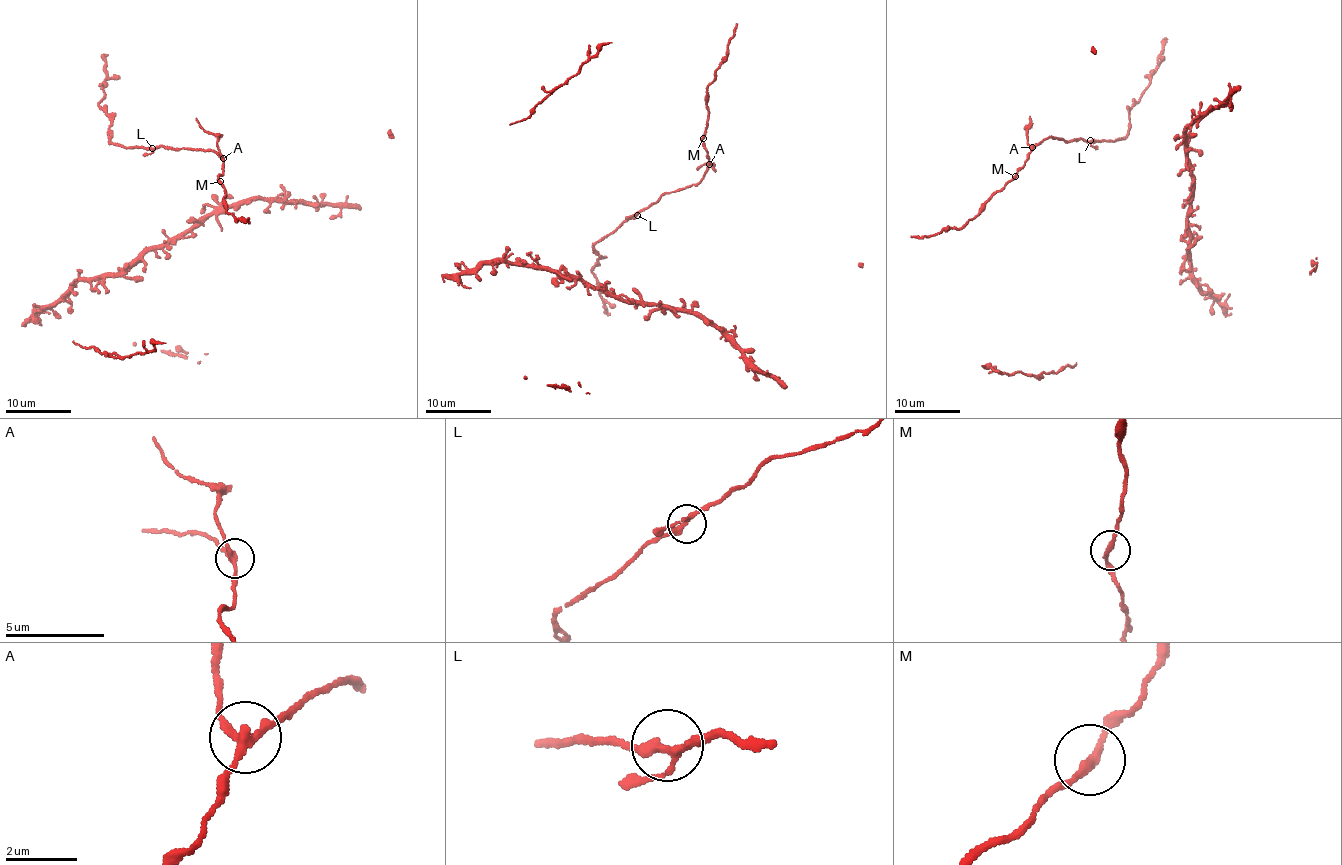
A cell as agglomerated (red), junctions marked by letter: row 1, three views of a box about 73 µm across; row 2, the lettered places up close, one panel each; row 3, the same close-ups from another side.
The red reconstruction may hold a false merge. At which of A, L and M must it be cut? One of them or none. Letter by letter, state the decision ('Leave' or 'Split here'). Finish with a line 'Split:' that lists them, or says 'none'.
A: Split here
L: Leave
M: Leave
Split: A

